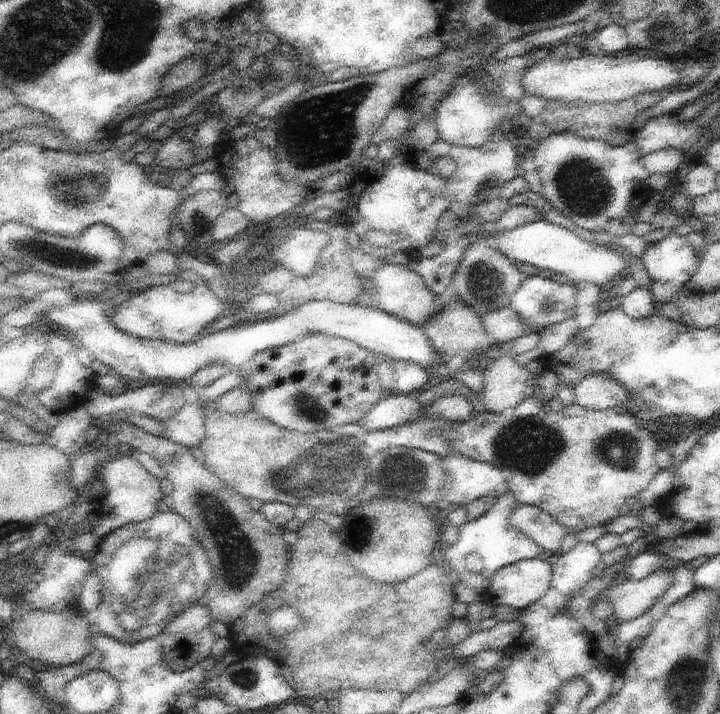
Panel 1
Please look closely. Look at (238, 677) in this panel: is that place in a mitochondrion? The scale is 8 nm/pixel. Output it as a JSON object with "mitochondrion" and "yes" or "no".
{"mitochondrion":"yes"}

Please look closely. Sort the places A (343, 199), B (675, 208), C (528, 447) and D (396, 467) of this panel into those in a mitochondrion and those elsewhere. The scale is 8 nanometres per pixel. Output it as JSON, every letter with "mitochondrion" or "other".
{"A":"other","B":"other","C":"mitochondrion","D":"mitochondrion"}

